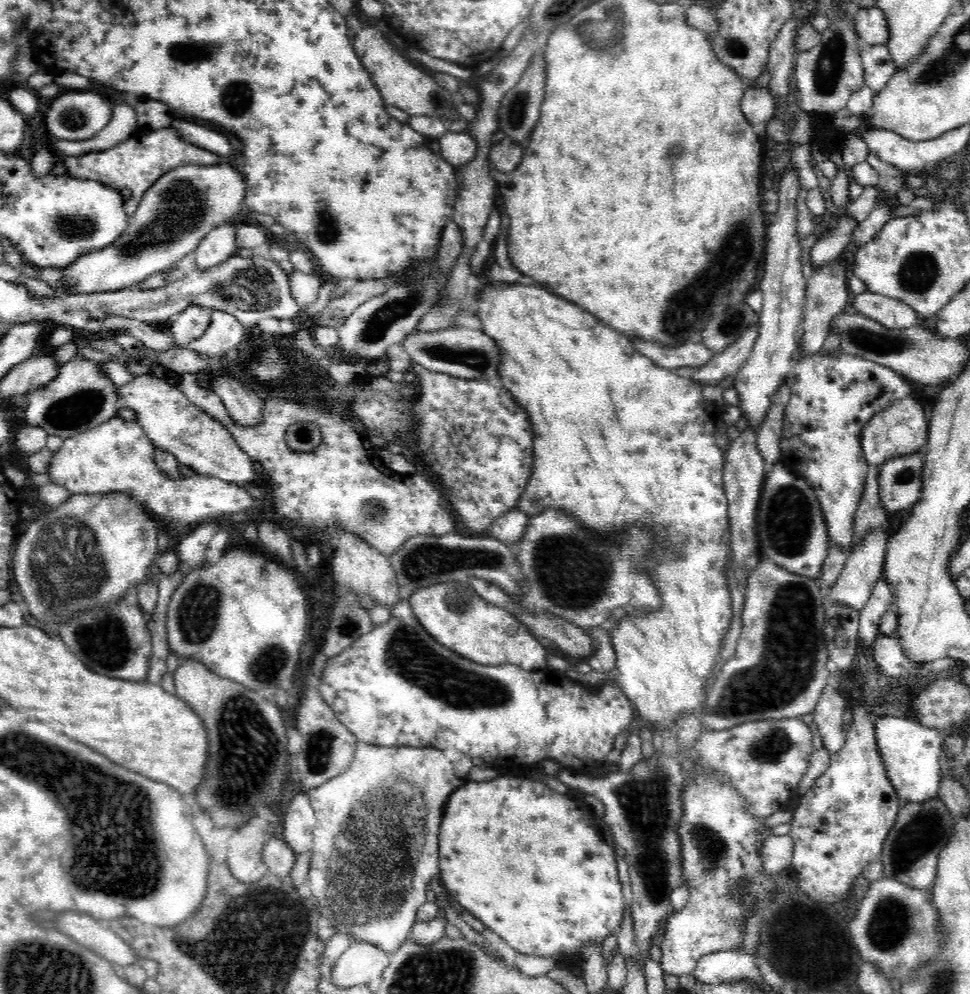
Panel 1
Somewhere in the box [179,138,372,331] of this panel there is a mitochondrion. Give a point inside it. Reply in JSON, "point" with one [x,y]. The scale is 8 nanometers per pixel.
{"point":[253,287]}

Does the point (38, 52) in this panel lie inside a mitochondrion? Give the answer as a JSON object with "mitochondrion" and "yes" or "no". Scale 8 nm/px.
{"mitochondrion":"no"}

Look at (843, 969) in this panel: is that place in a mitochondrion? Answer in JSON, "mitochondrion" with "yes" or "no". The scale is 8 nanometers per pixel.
{"mitochondrion":"no"}

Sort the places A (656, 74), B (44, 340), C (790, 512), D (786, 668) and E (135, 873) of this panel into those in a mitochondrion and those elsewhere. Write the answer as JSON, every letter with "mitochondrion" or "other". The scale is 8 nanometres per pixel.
{"A":"other","B":"other","C":"mitochondrion","D":"mitochondrion","E":"mitochondrion"}

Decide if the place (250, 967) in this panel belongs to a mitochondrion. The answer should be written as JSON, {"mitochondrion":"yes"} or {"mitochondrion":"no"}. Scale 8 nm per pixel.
{"mitochondrion":"yes"}

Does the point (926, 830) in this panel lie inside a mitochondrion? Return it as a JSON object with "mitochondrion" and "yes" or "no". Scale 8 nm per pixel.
{"mitochondrion":"yes"}

